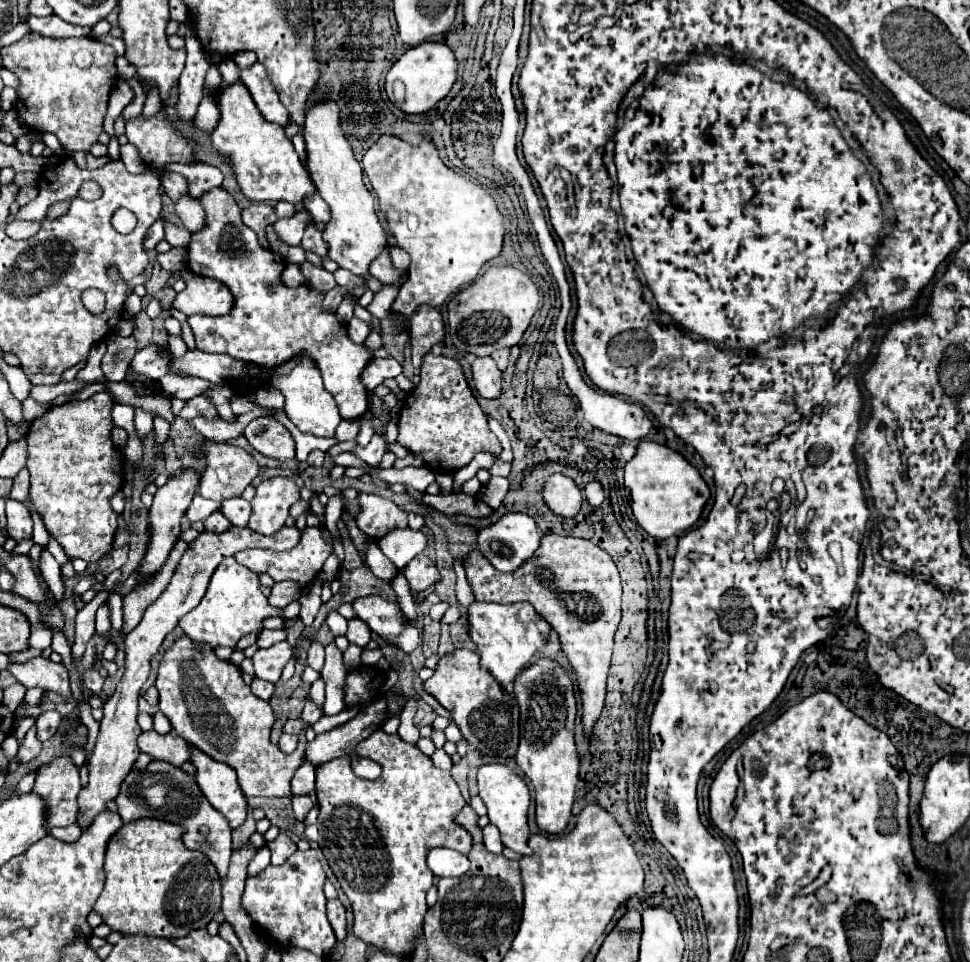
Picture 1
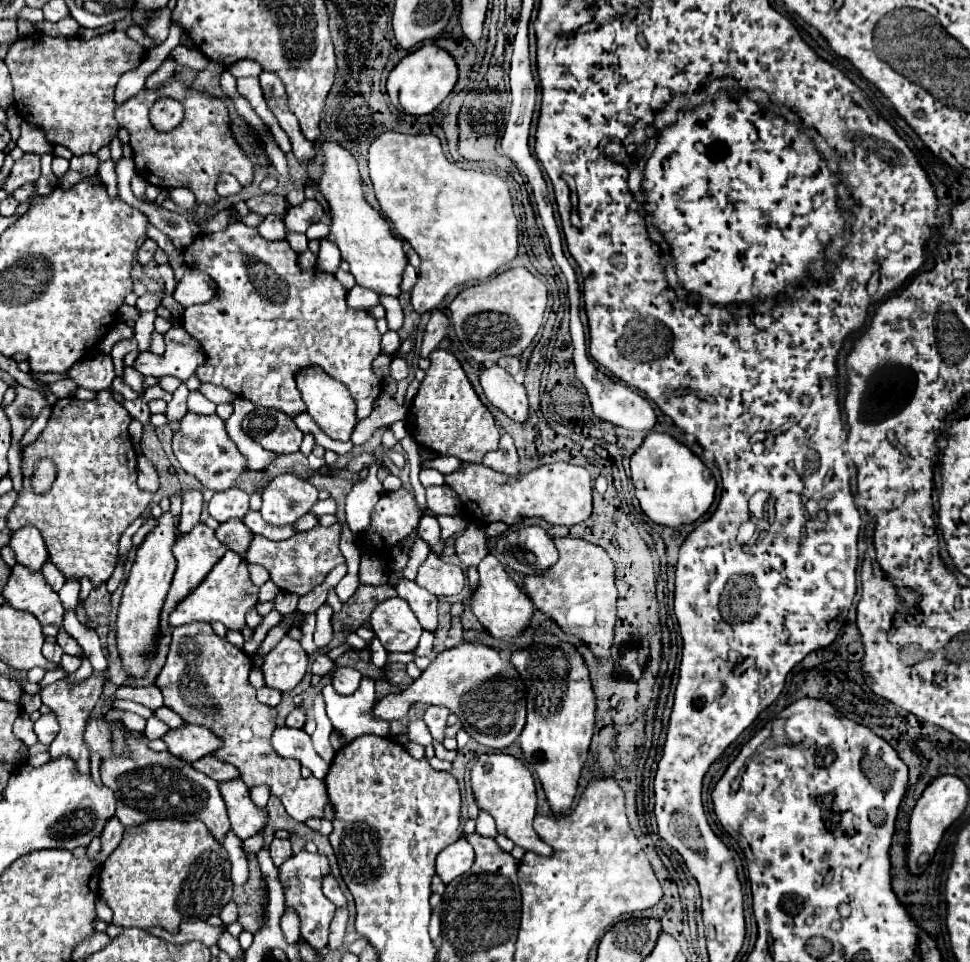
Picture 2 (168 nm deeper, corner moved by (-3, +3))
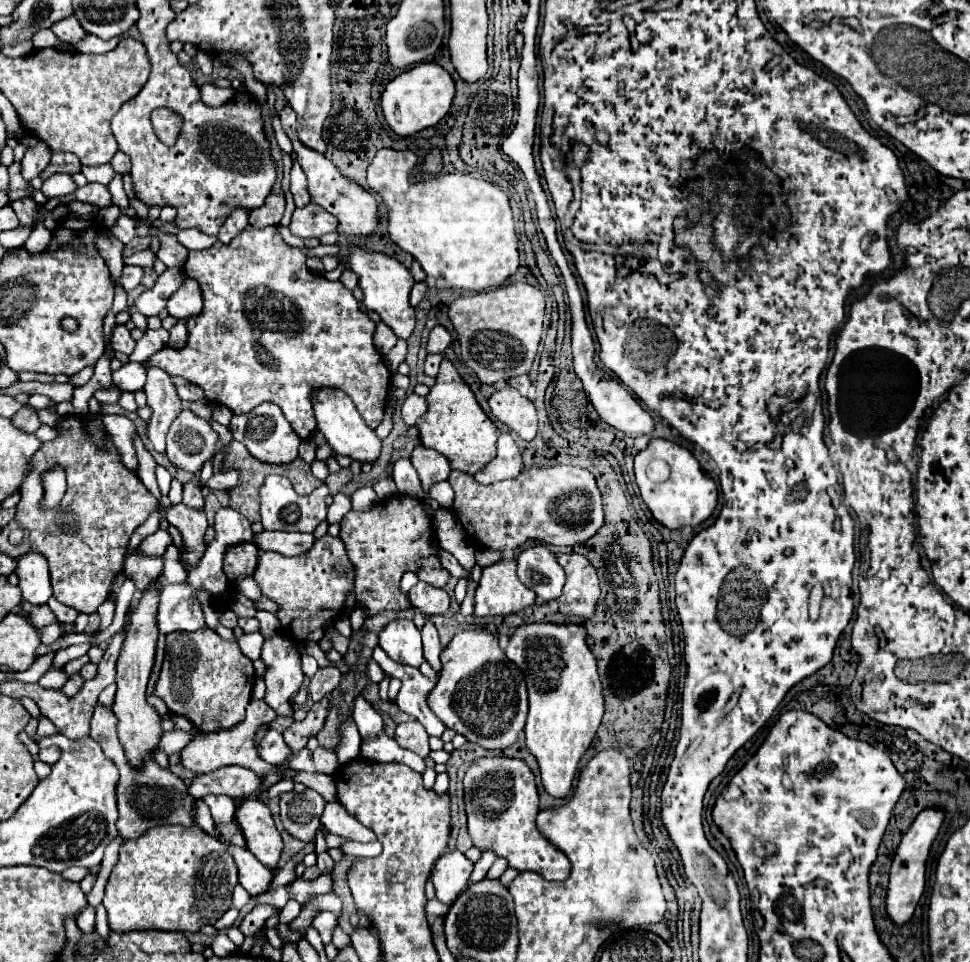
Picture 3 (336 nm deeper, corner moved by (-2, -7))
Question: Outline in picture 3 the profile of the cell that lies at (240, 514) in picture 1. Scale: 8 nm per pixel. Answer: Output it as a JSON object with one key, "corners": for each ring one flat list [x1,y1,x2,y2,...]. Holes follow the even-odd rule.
{"corners":[[262,532,256,536,260,550,272,550,284,556,298,556,312,548,314,534,308,532]]}

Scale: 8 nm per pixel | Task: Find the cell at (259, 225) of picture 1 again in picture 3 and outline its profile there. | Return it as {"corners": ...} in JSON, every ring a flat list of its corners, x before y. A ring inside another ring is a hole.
{"corners":[[270,194,268,202,262,208,256,208,250,212,250,226,254,228,266,228,266,226,276,226,282,220,284,214,284,196,280,194]]}

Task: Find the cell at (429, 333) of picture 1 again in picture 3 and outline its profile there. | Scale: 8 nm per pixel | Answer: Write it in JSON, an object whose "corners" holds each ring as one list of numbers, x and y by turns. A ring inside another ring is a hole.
{"corners":[[434,326,434,330,430,332,430,338,428,338,428,354,440,354,444,352,448,346,450,346,452,338,448,334,448,330,444,326]]}

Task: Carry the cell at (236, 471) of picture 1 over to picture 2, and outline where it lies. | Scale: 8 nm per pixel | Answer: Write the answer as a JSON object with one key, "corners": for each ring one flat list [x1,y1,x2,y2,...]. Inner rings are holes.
{"corners":[[187,412,179,430,173,436,173,452,181,468,199,478,201,484,213,492,225,492,233,488,237,478,247,472,247,458,237,450,225,430,225,422,217,414,203,416]]}

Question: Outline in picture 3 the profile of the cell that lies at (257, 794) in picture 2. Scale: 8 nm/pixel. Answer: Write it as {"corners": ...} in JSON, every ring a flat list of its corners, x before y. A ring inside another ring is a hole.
{"corners":[[280,780,273,786,271,786,266,792,262,792,259,796,259,800,262,802,267,802,274,798,276,795,280,795,284,792,291,792,294,789,294,782,292,780]]}

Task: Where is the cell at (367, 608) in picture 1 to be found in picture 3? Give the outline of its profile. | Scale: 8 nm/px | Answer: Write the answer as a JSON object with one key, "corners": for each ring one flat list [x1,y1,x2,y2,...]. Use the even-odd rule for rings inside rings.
{"corners":[[394,620,380,632,380,648,396,662,420,666,424,662,422,656,422,640,420,630,412,620]]}

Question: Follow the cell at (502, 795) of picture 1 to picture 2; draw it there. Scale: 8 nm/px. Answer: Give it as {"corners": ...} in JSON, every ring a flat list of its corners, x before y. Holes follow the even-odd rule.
{"corners":[[495,752,481,754,471,770,471,784,479,808,487,810,495,818,497,830,503,830,509,840,513,840,517,846,525,850,531,850,541,856,551,856,551,848,533,830,533,818,537,808,533,776,517,758]]}

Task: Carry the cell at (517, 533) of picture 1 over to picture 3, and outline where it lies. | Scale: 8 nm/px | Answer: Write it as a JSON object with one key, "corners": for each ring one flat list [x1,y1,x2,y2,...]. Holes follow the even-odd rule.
{"corners":[[546,546,526,548,518,556,518,578,536,592,538,604,556,600,562,594,566,574]]}

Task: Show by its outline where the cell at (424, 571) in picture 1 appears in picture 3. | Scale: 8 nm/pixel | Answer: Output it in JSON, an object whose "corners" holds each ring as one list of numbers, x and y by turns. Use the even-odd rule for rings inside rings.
{"corners":[[418,582,410,592,408,598,412,606,416,606,422,614,434,616,434,614,444,614,450,606,450,596,446,590,436,590,434,586,428,586,426,582]]}

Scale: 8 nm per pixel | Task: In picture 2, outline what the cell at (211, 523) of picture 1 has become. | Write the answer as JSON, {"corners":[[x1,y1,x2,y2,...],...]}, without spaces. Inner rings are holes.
{"corners":[[231,518,223,524,219,524,219,528,215,530,215,536,227,544,233,552,243,554,245,548,249,546,249,542,253,540,253,532,249,532,249,528,245,528,245,524,237,518]]}

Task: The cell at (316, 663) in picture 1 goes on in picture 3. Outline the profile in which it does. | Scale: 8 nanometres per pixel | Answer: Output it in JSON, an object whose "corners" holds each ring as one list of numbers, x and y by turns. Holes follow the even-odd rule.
{"corners":[[320,668,312,678,310,678,310,696,314,702,320,702,328,692,332,692,340,684,342,674,338,668]]}

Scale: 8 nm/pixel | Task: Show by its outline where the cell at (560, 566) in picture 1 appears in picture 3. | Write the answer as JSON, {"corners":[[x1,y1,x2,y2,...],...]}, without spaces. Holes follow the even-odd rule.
{"corners":[[560,554,560,566,566,572,566,584,558,598,558,608,566,616,590,618,600,598,596,568,582,554]]}

